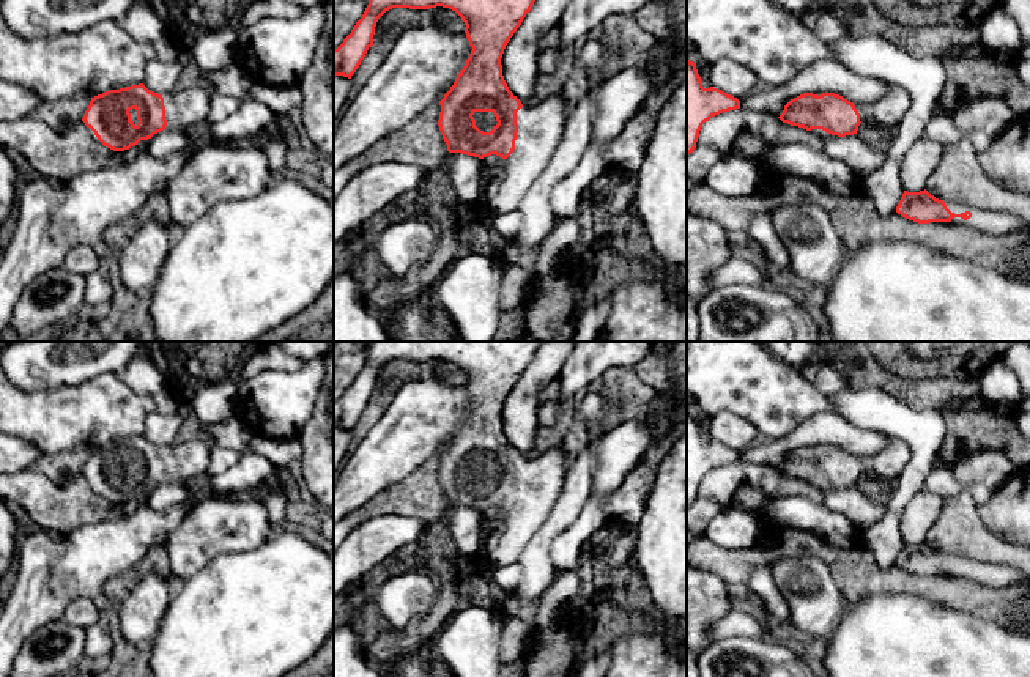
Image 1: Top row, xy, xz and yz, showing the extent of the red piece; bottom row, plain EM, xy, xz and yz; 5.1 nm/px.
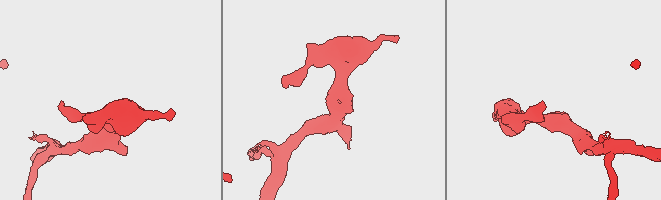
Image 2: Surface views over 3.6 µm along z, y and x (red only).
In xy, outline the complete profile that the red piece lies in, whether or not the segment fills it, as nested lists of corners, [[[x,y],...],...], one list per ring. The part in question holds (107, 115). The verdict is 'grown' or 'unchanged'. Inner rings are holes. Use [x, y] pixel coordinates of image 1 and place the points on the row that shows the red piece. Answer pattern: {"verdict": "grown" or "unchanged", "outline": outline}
{"verdict": "grown", "outline": [[[143,83],[91,98],[82,121],[98,140],[124,151],[164,129],[189,131],[206,120],[216,90],[209,83],[175,90],[164,98]]]}

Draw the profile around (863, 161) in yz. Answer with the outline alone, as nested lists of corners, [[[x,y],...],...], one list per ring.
[[[822,129],[817,131],[822,135],[824,153],[846,162],[860,181],[865,181],[885,162],[887,153],[871,148],[857,134],[838,137]]]

